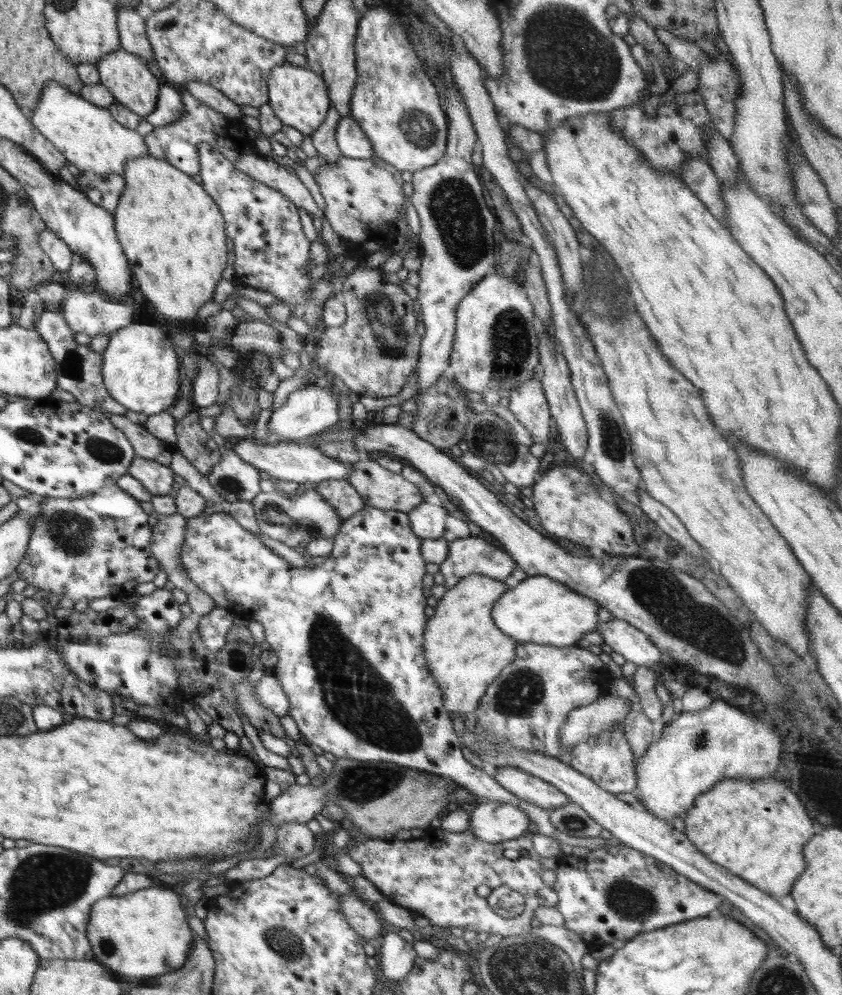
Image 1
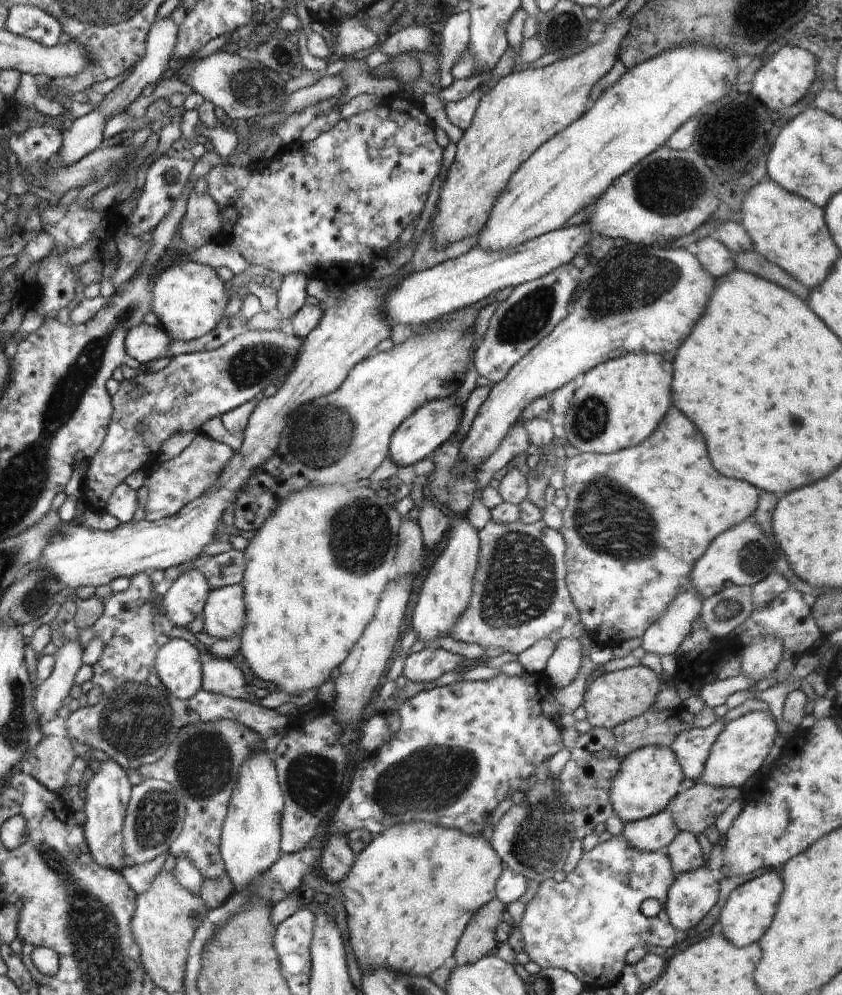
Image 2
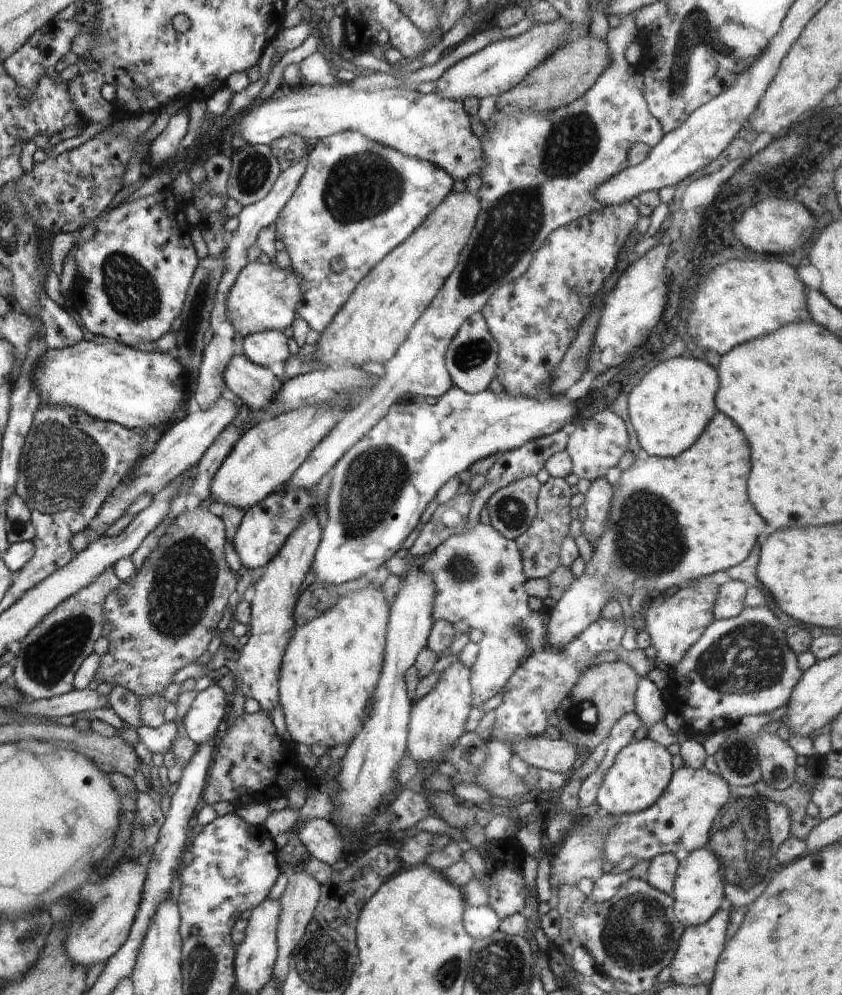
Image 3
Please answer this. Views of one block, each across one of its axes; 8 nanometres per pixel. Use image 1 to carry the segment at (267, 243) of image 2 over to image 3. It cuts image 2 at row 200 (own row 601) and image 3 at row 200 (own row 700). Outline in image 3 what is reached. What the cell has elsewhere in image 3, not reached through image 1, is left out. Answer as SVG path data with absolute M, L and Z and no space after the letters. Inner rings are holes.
M356 130L322 138L309 147L307 156L304 175L292 198L278 214L274 230L276 239L284 243L290 255L292 271L300 278L302 299L296 304L296 316L305 320L310 330L322 332L342 310L362 278L424 222L453 190L455 181L430 162L374 142ZM334 259L344 262L344 270L336 273L331 269Z

